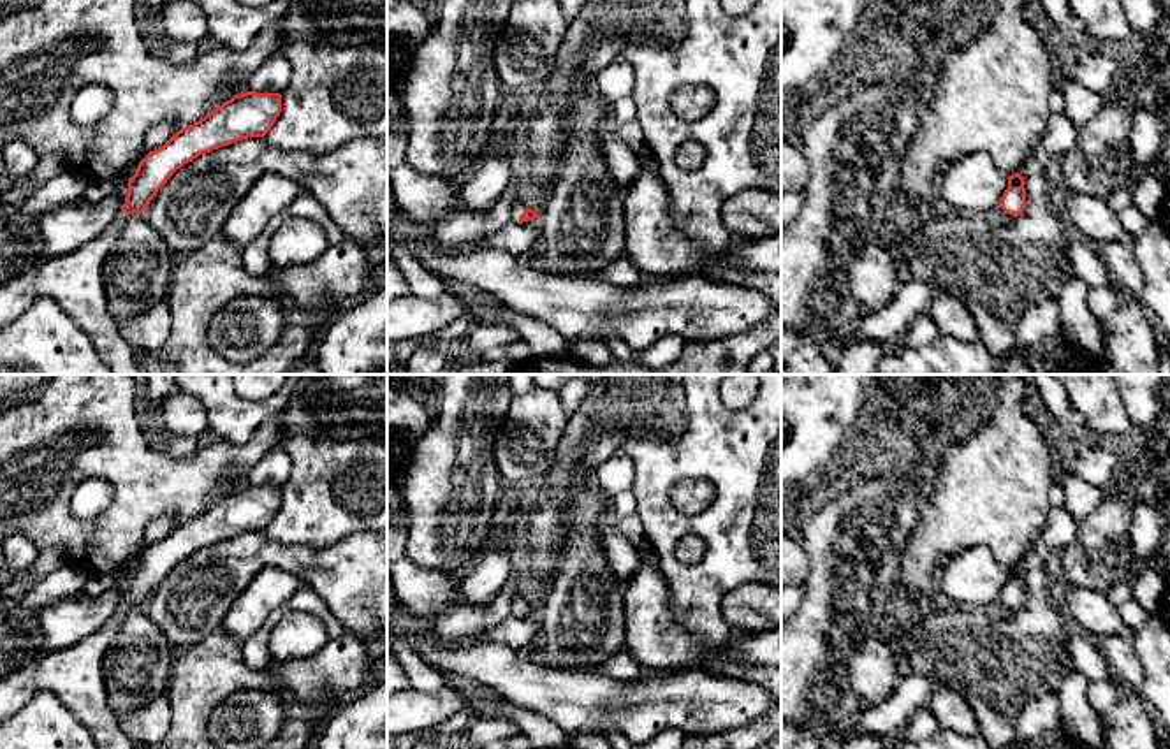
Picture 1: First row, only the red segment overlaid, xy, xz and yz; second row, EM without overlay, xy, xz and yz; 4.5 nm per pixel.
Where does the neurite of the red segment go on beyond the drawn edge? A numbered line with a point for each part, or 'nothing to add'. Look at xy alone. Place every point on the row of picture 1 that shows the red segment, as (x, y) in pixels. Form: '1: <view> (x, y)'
1: xy (74, 282)

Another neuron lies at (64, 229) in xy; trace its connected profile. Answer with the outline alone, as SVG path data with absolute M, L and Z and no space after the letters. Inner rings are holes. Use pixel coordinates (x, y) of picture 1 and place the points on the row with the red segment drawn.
M107 195L97 204L84 200L56 207L32 222L39 234L42 260L67 255L95 239L114 220L118 197Z

